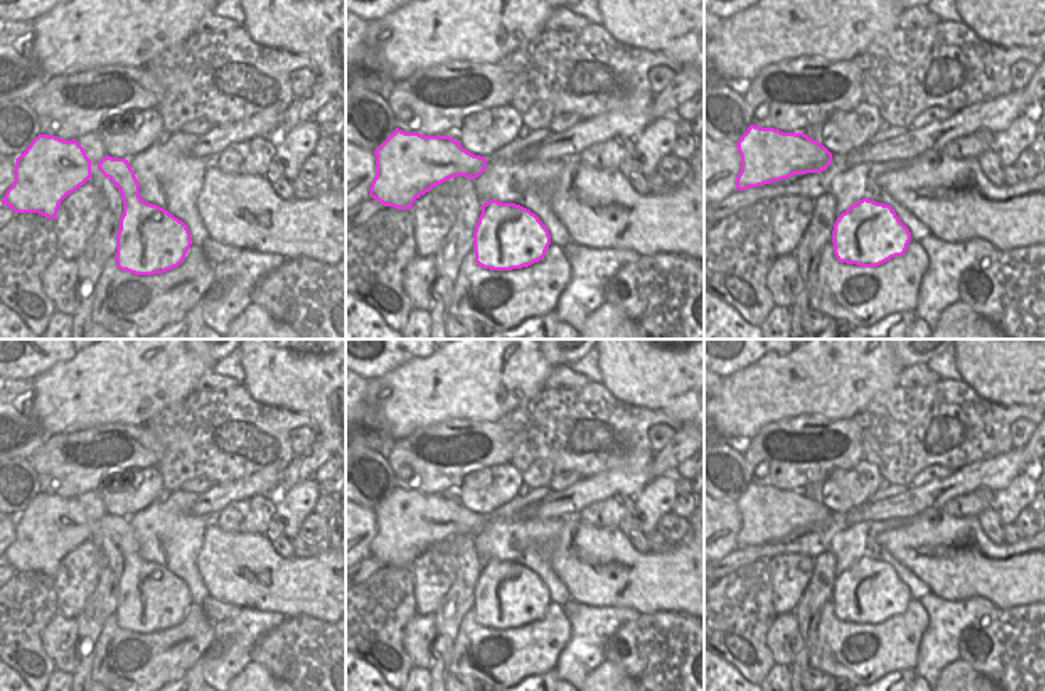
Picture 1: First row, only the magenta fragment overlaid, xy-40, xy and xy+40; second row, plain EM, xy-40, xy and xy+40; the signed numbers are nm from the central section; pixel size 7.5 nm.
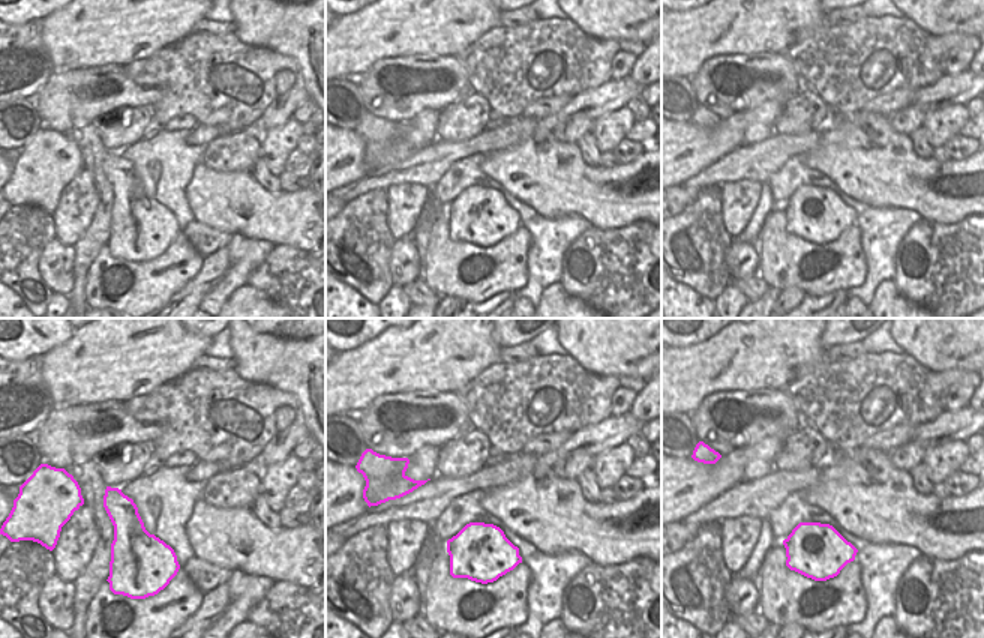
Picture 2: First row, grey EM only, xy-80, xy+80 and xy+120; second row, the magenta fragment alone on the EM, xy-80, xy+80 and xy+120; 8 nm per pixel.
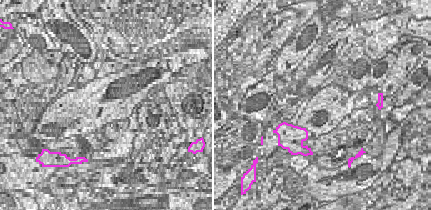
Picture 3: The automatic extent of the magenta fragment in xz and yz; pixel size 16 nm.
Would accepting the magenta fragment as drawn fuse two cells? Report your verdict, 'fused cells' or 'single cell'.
single cell

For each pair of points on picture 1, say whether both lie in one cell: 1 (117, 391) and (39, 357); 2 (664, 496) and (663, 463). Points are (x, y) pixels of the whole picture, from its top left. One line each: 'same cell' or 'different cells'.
1: different cells
2: different cells

